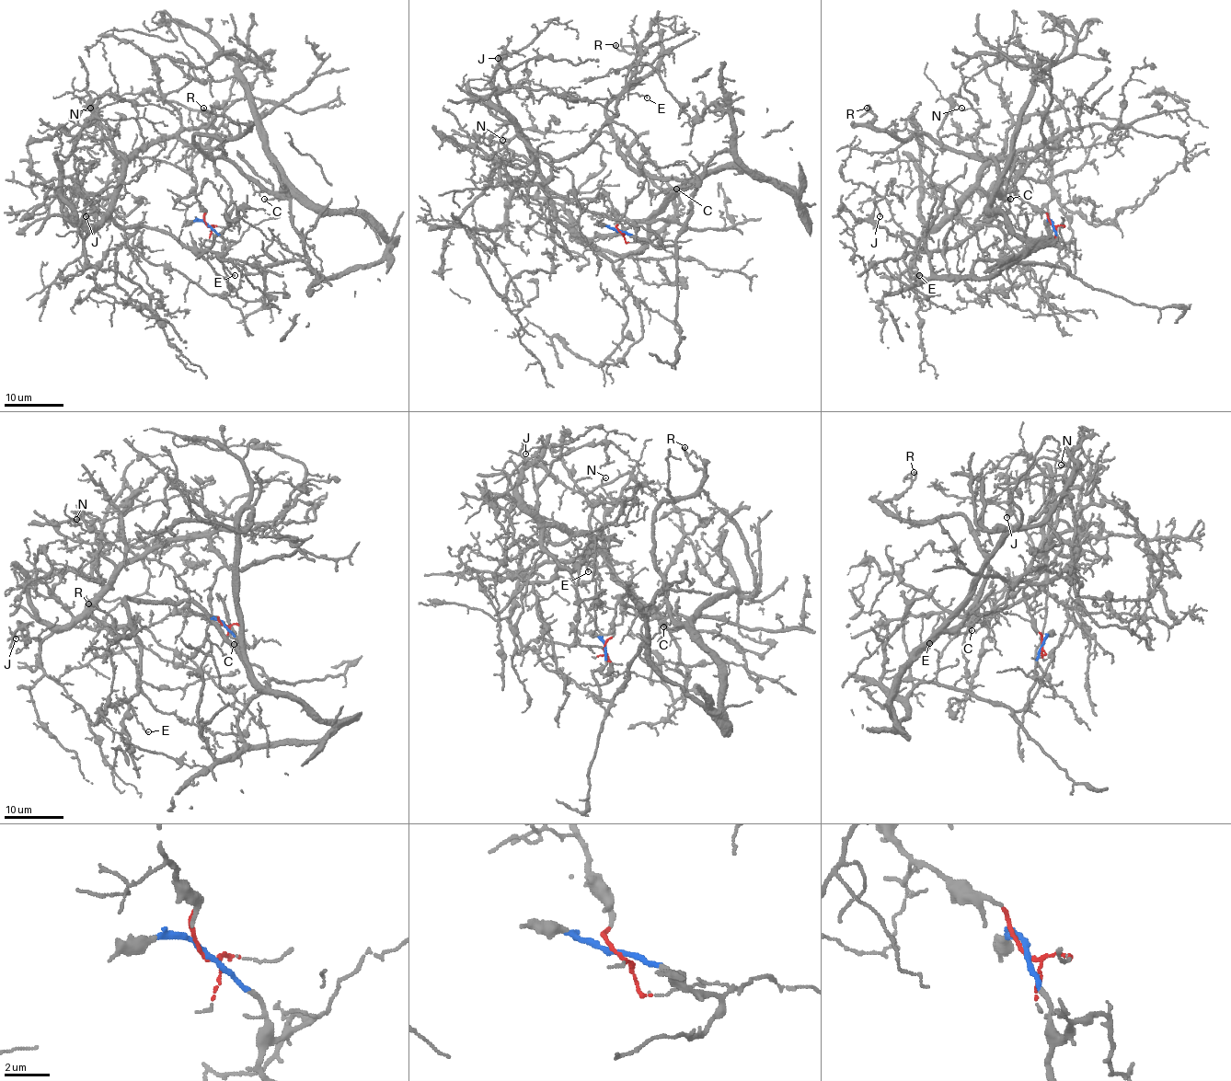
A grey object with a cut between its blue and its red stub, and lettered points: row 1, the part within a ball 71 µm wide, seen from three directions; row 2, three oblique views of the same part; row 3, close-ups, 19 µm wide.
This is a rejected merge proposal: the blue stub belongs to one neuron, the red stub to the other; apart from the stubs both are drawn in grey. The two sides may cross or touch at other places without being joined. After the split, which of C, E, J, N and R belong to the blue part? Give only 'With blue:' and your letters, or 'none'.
With blue: C, R

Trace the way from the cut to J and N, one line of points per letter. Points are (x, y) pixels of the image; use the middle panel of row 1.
J: (619, 231), (607, 193), (576, 200), (547, 186), (527, 137), (494, 95), (491, 75), (504, 53), (499, 58)
N: (619, 231), (607, 193), (580, 200), (557, 195), (525, 156), (513, 155), (508, 161), (491, 161), (503, 140)

